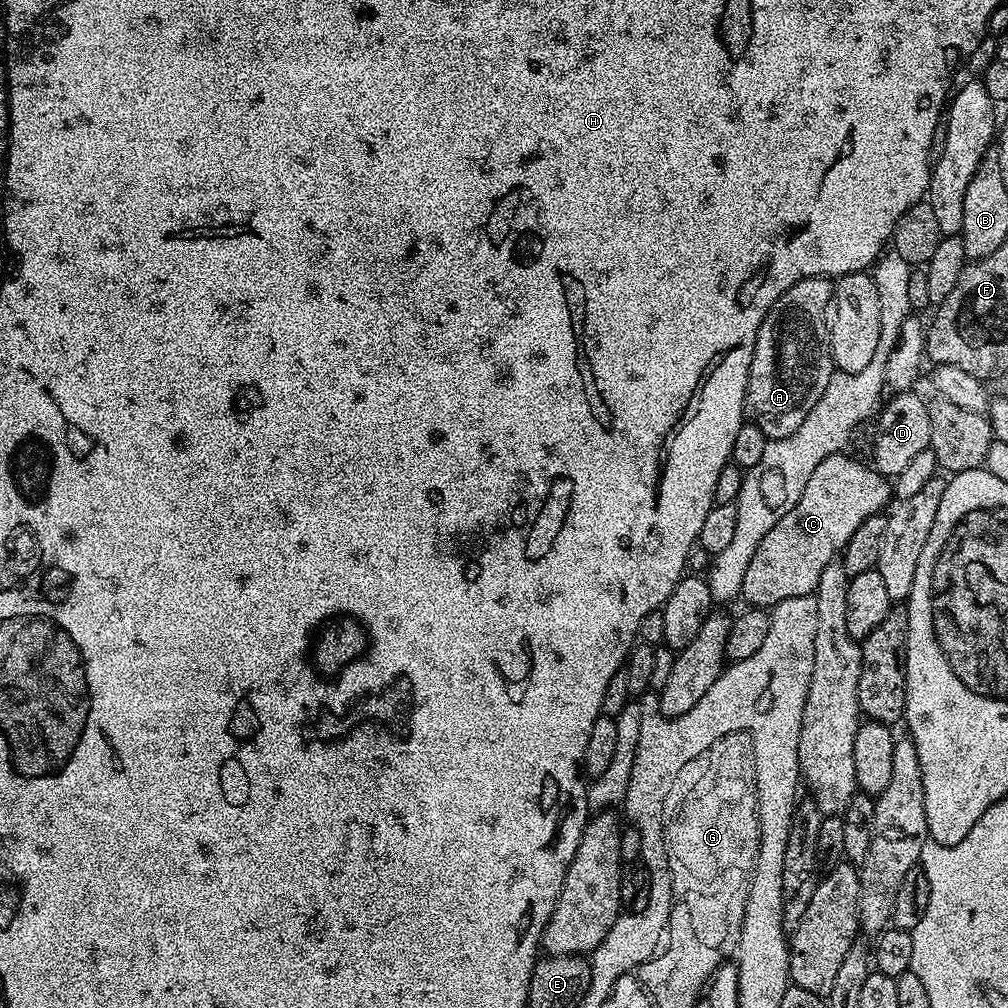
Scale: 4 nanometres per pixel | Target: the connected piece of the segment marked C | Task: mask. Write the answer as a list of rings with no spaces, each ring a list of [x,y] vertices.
[[[837,454],[822,458],[822,462],[814,466],[814,474],[810,474],[806,481],[806,490],[802,490],[802,498],[798,498],[794,510],[790,510],[777,522],[774,530],[762,538],[754,551],[740,588],[740,596],[745,600],[745,605],[771,610],[786,602],[786,598],[813,595],[818,586],[818,578],[822,578],[822,570],[826,570],[826,566],[843,553],[846,542],[850,542],[850,534],[854,534],[854,530],[858,530],[866,518],[879,516],[889,507],[888,499],[891,501],[894,496],[889,477],[881,476],[875,467],[865,464],[851,460],[848,454]]]

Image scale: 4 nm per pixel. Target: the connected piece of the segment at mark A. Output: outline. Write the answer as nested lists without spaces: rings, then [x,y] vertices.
[[[826,276],[798,281],[774,302],[758,330],[744,410],[747,419],[758,425],[769,440],[781,440],[794,434],[794,430],[806,422],[806,414],[814,410],[814,402],[822,398],[826,382],[830,382],[834,365],[828,342],[830,320],[826,312],[824,316],[824,307],[829,307],[833,291],[833,281]]]

